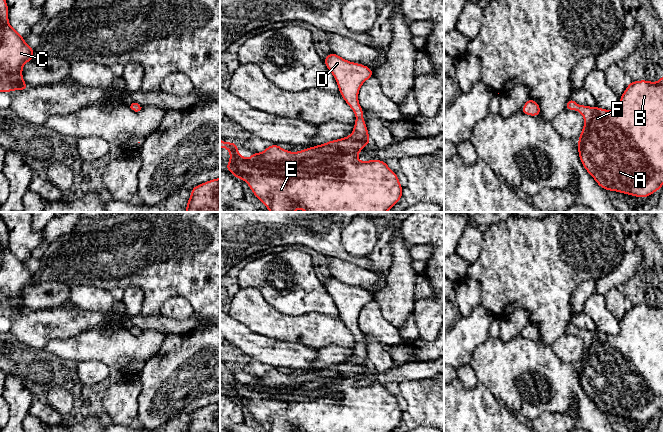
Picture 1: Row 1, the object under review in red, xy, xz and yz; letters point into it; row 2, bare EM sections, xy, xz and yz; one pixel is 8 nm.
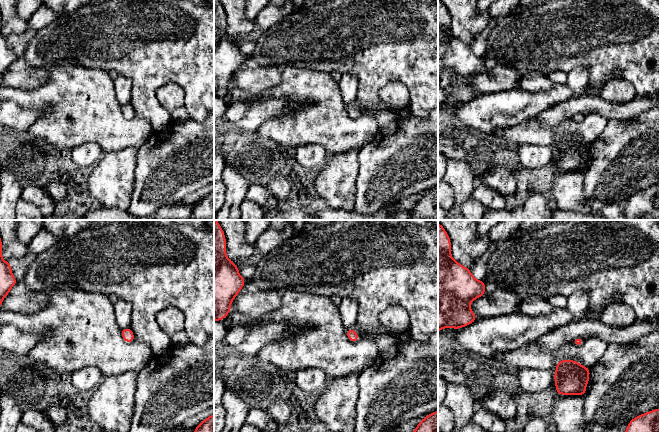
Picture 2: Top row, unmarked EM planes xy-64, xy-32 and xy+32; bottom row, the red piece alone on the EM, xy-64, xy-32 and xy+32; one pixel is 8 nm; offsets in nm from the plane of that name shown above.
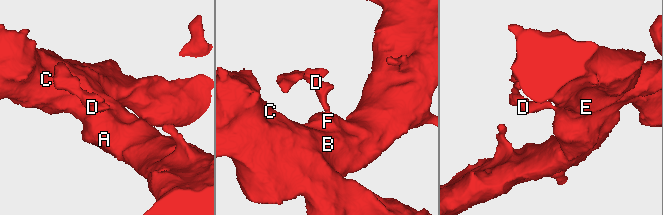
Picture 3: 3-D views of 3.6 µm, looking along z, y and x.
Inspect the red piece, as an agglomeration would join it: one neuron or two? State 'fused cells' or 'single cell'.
single cell

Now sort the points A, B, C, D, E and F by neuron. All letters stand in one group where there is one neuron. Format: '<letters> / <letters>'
A B C D E F

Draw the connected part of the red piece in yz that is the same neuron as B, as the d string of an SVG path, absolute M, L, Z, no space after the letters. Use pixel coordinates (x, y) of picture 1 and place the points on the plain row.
M663 299L657 307L629 306L620 331L609 335L579 330L571 321L565 334L577 334L585 343L578 377L587 396L604 414L646 422L663 409Z

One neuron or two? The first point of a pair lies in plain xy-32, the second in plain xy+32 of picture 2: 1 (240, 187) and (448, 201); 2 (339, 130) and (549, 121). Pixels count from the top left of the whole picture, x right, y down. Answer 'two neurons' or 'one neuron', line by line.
1: two neurons
2: two neurons

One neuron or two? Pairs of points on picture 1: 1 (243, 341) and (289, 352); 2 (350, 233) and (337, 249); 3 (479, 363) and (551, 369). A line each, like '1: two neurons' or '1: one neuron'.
1: one neuron
2: two neurons
3: one neuron

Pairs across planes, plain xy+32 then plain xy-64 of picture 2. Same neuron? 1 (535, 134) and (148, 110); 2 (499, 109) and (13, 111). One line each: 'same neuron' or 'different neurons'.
1: different neurons
2: same neuron

